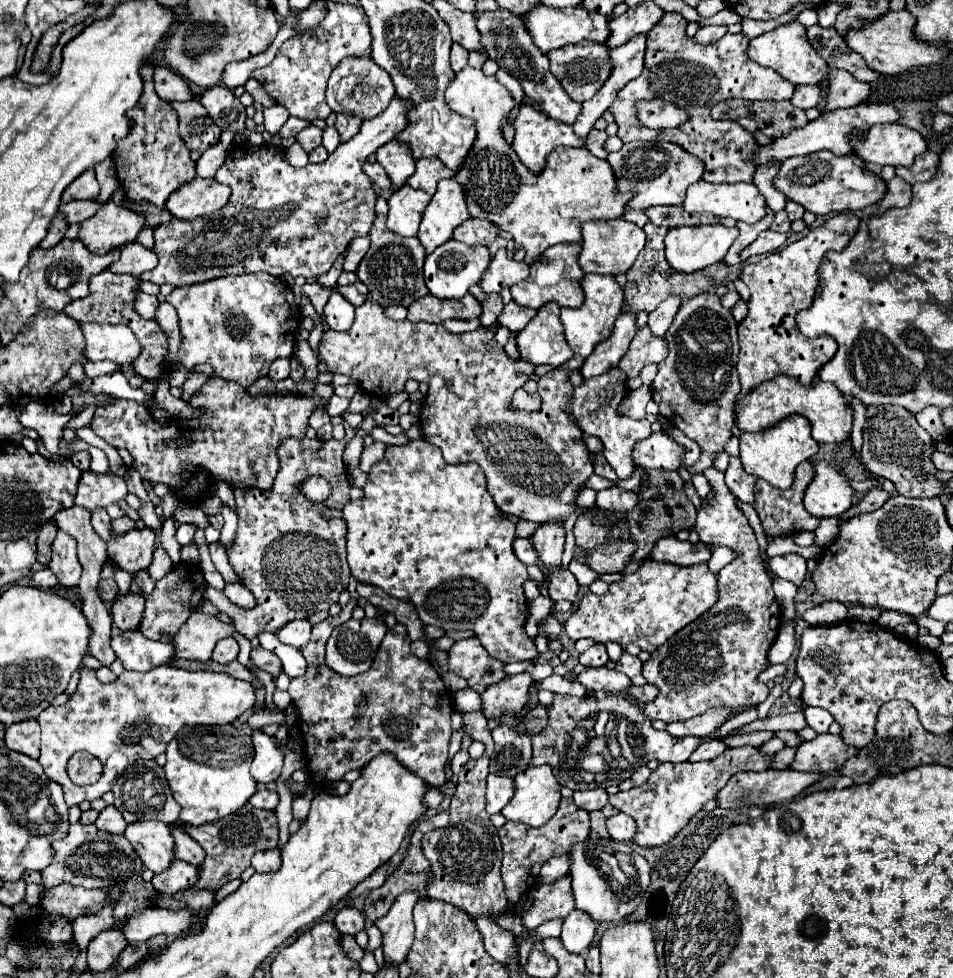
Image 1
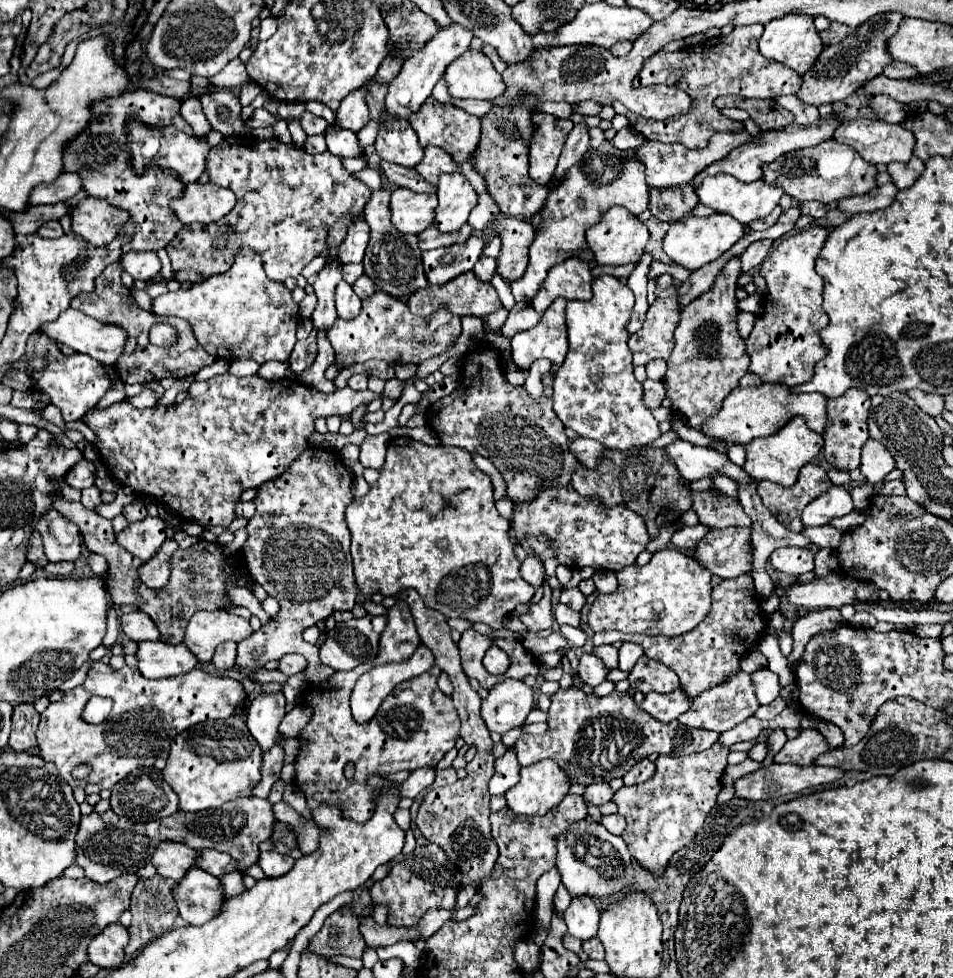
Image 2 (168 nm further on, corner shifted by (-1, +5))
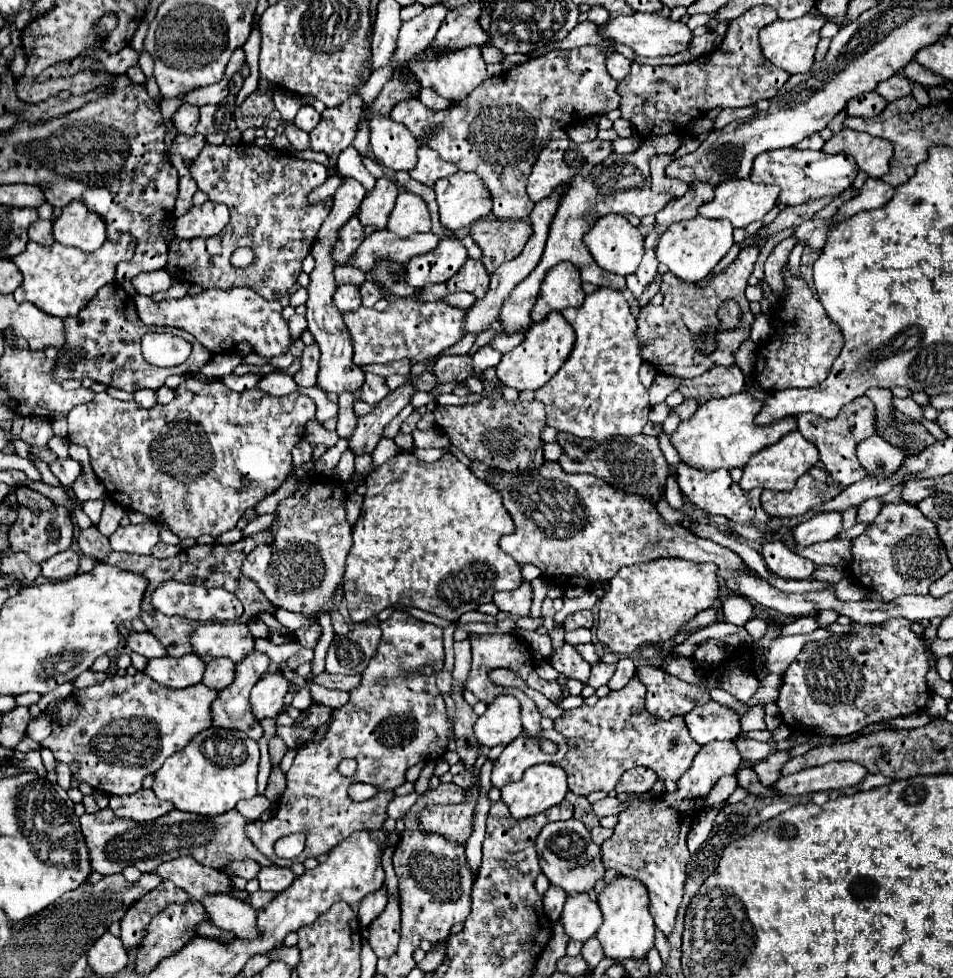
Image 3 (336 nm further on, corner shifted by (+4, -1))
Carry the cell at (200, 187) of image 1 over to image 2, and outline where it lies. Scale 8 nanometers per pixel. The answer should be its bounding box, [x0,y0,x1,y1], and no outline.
[172,183,236,223]

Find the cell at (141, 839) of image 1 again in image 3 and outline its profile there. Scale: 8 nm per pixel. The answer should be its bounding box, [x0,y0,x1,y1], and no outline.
[153,857,245,901]

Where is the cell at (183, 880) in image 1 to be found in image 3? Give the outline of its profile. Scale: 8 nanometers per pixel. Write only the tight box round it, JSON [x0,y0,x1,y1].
[203,893,257,939]

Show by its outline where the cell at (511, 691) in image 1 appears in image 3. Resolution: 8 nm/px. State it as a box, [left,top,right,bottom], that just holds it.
[475,693,523,747]

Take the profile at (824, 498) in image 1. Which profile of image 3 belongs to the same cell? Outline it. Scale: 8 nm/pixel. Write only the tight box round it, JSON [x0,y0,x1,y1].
[793,511,843,545]

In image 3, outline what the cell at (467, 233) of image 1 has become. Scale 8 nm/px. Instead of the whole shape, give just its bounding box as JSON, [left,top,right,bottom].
[349,231,445,271]

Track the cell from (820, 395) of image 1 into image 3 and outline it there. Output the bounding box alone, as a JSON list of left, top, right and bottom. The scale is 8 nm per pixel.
[671,391,797,471]

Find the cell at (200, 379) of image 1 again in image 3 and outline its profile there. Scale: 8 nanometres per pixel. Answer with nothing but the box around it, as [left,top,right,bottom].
[55,283,211,393]

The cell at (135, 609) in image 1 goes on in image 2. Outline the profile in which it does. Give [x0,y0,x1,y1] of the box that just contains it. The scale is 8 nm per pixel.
[120,611,160,641]

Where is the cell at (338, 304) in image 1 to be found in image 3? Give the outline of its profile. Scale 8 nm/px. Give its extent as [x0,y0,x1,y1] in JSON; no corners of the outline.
[333,285,361,311]

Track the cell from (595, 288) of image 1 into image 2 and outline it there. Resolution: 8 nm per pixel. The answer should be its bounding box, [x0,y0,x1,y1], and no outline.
[554,275,660,449]

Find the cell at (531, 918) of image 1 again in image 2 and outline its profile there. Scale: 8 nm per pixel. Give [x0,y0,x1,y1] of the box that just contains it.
[554,887,572,911]

